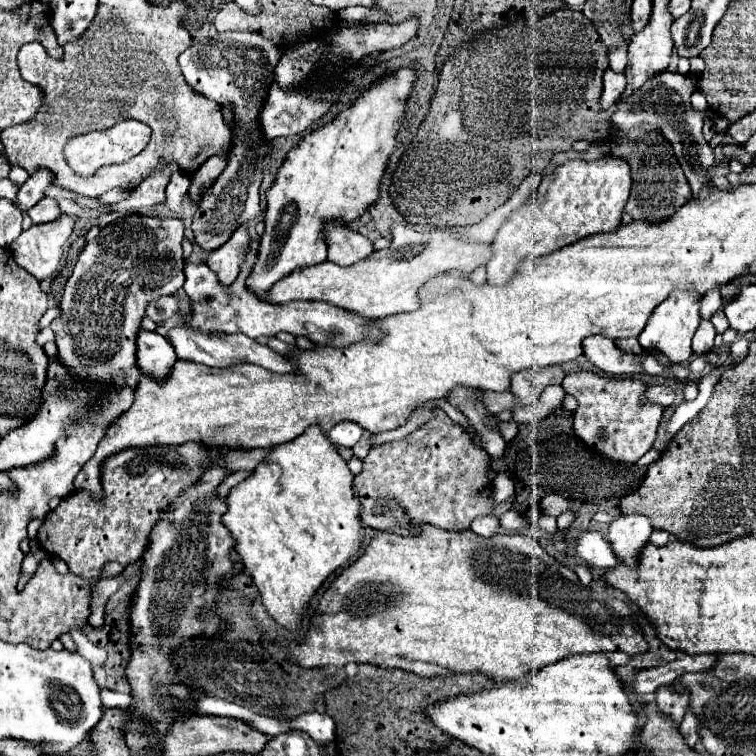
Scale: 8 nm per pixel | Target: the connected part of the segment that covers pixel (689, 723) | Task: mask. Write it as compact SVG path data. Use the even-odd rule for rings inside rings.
M690 711L686 713L686 719L682 721L682 725L678 729L682 731L682 737L686 739L686 745L694 747L694 743L698 741L698 731L696 731L696 717L690 715Z

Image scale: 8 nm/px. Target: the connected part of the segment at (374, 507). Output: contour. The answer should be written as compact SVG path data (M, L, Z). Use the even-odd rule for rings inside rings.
M434 409L434 417L406 435L400 441L374 445L364 459L362 471L354 477L354 491L360 499L360 519L364 527L376 531L406 533L398 523L432 523L440 529L462 531L468 529L476 517L490 515L494 509L492 481L490 481L490 455L478 447L472 435L454 423L442 409Z

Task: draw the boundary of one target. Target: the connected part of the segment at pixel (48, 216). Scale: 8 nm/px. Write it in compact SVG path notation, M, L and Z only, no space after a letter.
M48 197L40 199L40 201L38 201L34 207L30 207L30 211L26 211L26 213L30 215L32 223L50 223L50 221L54 221L54 219L60 217L60 209L58 209L56 201L54 201L54 199L48 199Z

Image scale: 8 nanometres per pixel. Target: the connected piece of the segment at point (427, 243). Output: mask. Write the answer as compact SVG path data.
M434 229L428 233L414 233L408 239L408 245L402 249L380 249L348 267L324 261L320 265L296 269L288 277L274 283L274 287L260 299L278 305L290 301L324 301L342 307L344 311L354 311L364 319L380 319L394 313L416 311L418 289L428 279L452 269L470 275L476 267L486 265L490 261L490 255L490 245L464 243L462 239L452 237L444 229Z

